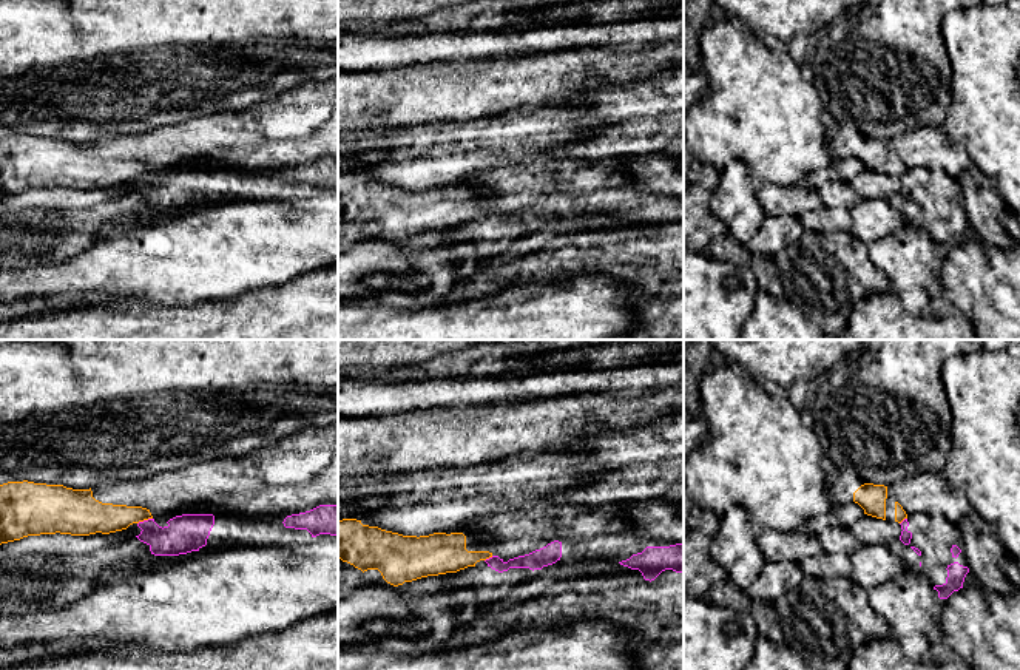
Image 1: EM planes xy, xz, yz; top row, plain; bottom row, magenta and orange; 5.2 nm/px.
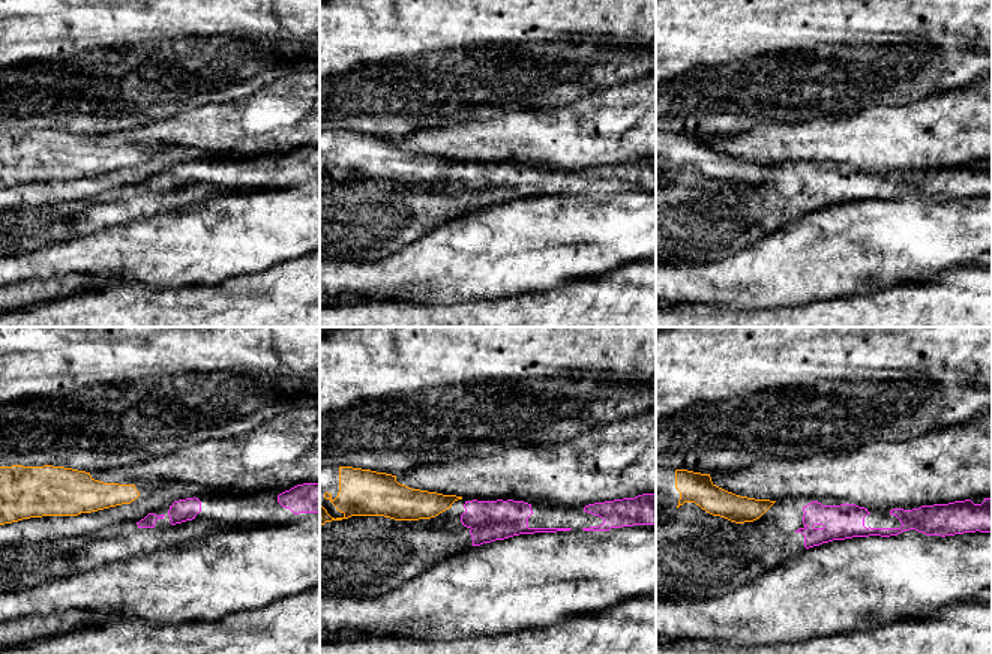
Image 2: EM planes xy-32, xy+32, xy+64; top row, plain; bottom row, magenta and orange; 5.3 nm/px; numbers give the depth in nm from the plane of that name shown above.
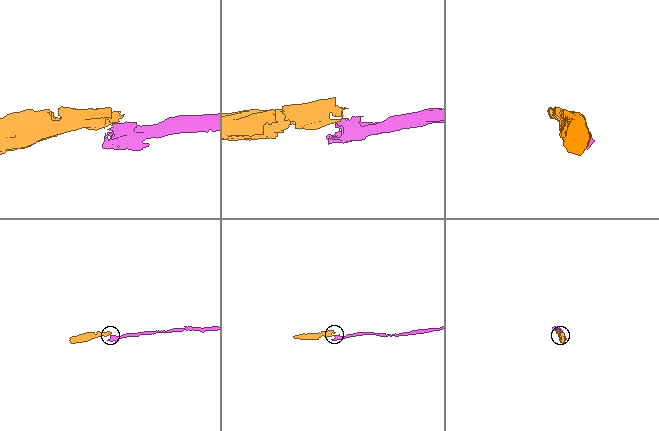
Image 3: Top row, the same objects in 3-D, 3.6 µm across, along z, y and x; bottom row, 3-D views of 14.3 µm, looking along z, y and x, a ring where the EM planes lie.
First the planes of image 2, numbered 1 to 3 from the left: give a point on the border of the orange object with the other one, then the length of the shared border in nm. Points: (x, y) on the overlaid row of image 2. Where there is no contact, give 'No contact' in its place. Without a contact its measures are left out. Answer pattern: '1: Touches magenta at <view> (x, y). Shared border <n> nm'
1: No contact
2: No contact
3: No contact

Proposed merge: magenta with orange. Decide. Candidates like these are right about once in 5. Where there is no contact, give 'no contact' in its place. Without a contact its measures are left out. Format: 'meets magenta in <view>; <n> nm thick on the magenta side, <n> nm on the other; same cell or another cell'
meets magenta in xy; 200 nm thick on the magenta side, 160 nm on the other; another cell

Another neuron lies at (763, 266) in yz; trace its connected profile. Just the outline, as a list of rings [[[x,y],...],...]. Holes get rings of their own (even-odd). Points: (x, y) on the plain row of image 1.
[[[728,232],[716,236],[710,242],[708,255],[719,261],[750,267],[756,276],[758,290],[765,290],[778,299],[784,298],[784,287],[772,256],[751,255],[745,245],[736,241]]]

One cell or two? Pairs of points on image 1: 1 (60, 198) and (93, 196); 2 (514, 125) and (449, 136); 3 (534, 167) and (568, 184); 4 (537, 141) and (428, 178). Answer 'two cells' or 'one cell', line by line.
1: one cell
2: one cell
3: one cell
4: one cell

